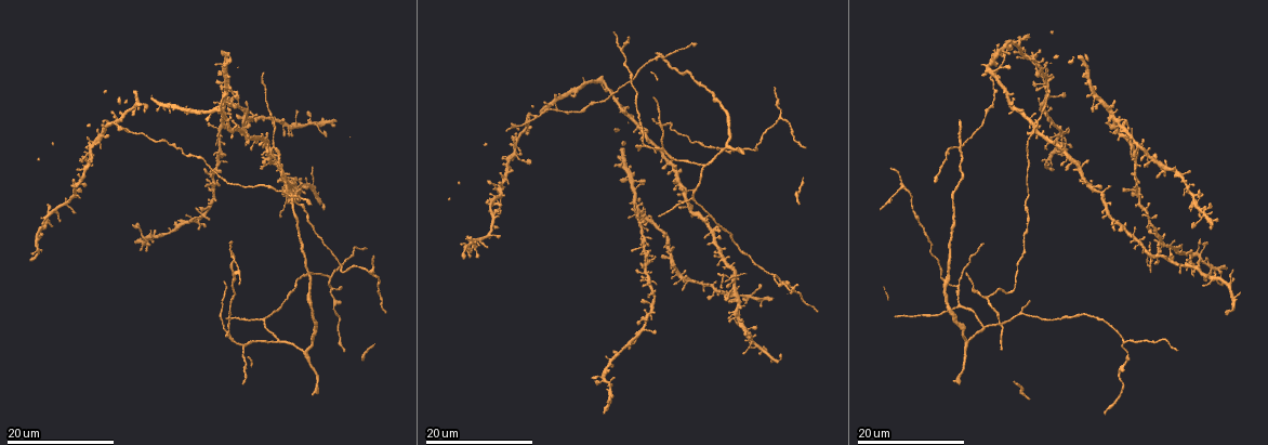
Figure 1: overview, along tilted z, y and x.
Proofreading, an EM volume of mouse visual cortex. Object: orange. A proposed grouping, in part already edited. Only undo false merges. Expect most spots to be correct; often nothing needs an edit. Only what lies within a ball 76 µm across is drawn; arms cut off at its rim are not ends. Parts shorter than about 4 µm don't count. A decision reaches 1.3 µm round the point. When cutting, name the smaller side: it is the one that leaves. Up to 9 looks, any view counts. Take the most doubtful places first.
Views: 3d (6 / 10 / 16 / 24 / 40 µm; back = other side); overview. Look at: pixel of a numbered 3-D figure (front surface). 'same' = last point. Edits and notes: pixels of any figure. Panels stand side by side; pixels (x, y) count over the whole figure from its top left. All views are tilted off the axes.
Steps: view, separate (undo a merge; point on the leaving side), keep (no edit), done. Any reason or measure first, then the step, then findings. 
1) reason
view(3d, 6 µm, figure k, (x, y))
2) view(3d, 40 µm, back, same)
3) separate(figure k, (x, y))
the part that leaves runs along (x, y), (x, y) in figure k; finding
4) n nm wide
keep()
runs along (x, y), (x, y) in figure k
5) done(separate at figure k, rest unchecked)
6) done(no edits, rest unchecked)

small branch off a trunk
view(3d, 24 µm, figure 1, (982, 325))

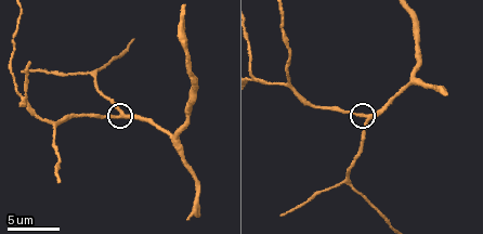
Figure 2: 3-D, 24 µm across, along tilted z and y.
view(3d, 10 µm, figure 2, (368, 118))

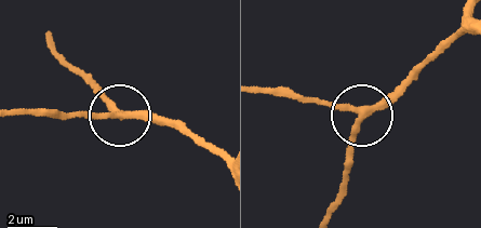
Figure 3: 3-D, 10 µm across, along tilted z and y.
keep()
runs along (216, 150), (159, 122), (102, 112), (67, 118) in figure 3; one neuron here

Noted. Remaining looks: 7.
small branch off a trunk
view(3d, 16 µm, figure 1, (646, 145))

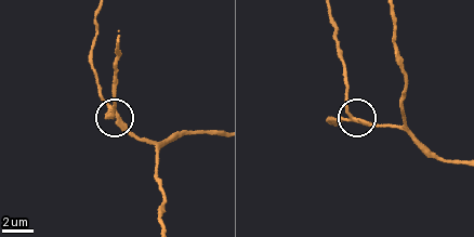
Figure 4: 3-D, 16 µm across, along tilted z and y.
view(3d, 10 µm, figure 4, (352, 117))

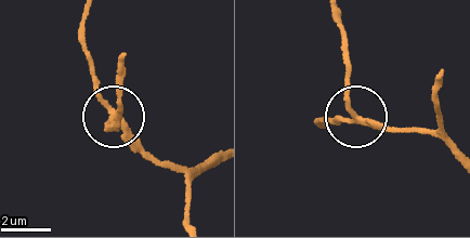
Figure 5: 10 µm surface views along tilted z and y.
side arm 12 µm; 3 arms
keep()
continuous, no second neuron

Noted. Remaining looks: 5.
small branch off a trunk
view(3d, 24 µm, figure 1, (86, 153))

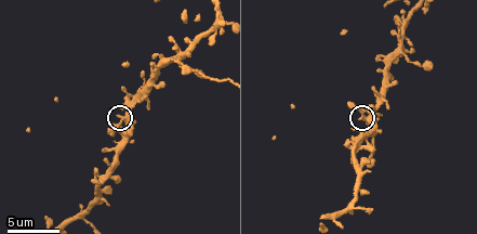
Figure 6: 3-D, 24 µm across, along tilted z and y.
view(3d, 6 µm, figure 6, (120, 119))

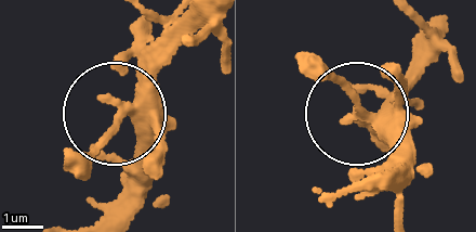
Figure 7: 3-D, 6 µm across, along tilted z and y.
300 nm wide
keep()
runs along (213, 23), (71, 163) in figure 7; one neuron here

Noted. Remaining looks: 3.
arms part here
view(3d, 24 µm, figure 1, (1124, 342))

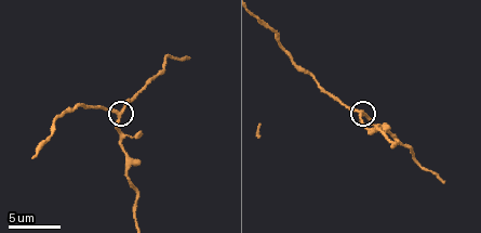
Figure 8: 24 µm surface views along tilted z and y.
zoom in
view(3d, 6 µm, figure 8, (120, 114))

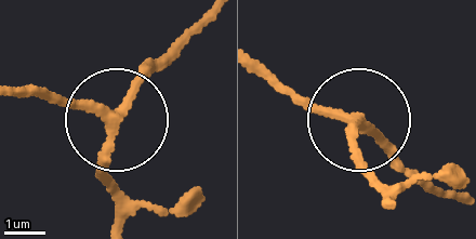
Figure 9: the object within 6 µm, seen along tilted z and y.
3 arms
keep()
runs along (255, 61), (439, 186) in figure 9; continuous, no second neuron

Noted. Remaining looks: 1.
done(no edits, rest unchecked)

